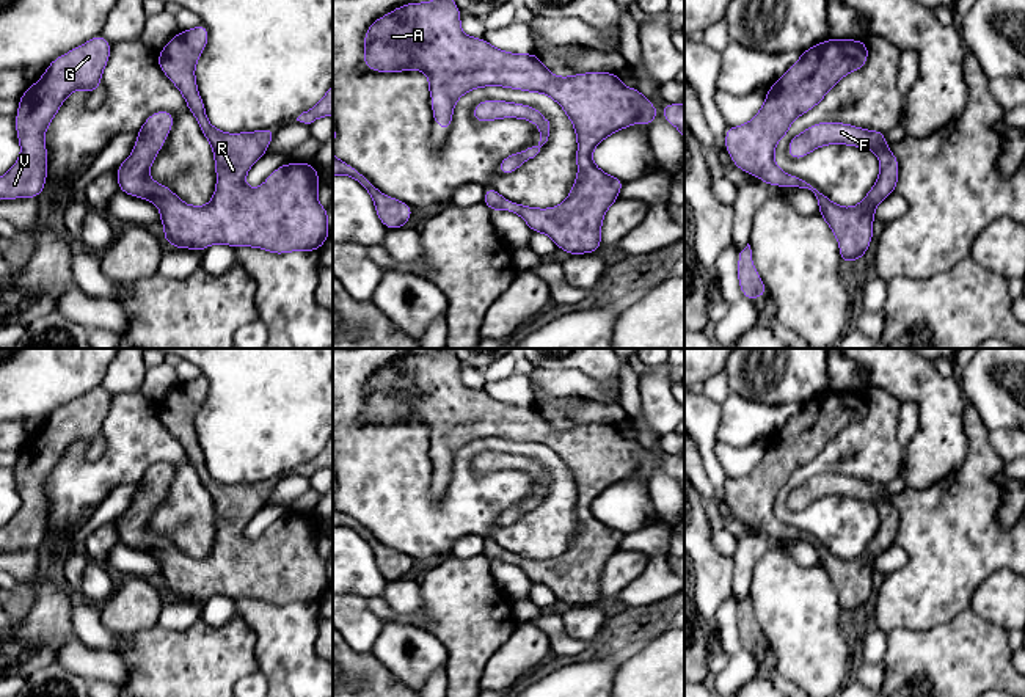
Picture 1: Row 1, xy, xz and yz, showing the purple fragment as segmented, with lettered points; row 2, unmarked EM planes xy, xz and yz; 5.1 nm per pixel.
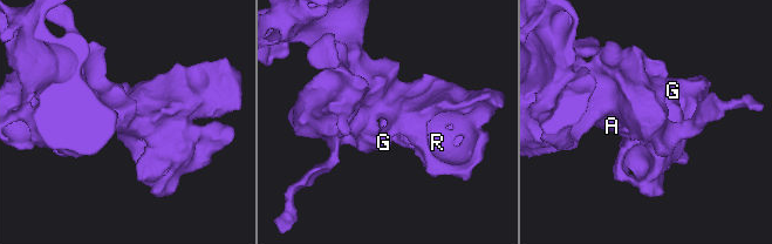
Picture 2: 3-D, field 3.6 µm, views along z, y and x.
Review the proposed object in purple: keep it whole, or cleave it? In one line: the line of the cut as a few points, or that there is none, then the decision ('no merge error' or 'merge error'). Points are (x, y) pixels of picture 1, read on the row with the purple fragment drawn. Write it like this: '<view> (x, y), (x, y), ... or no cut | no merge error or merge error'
no cut | no merge error

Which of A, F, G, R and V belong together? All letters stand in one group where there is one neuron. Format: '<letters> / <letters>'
A F G R V

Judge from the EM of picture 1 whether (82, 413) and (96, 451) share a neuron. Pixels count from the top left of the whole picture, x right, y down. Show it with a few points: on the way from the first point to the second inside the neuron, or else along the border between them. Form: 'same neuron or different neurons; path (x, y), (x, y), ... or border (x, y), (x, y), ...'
same neuron; path (83, 423), (94, 441)

